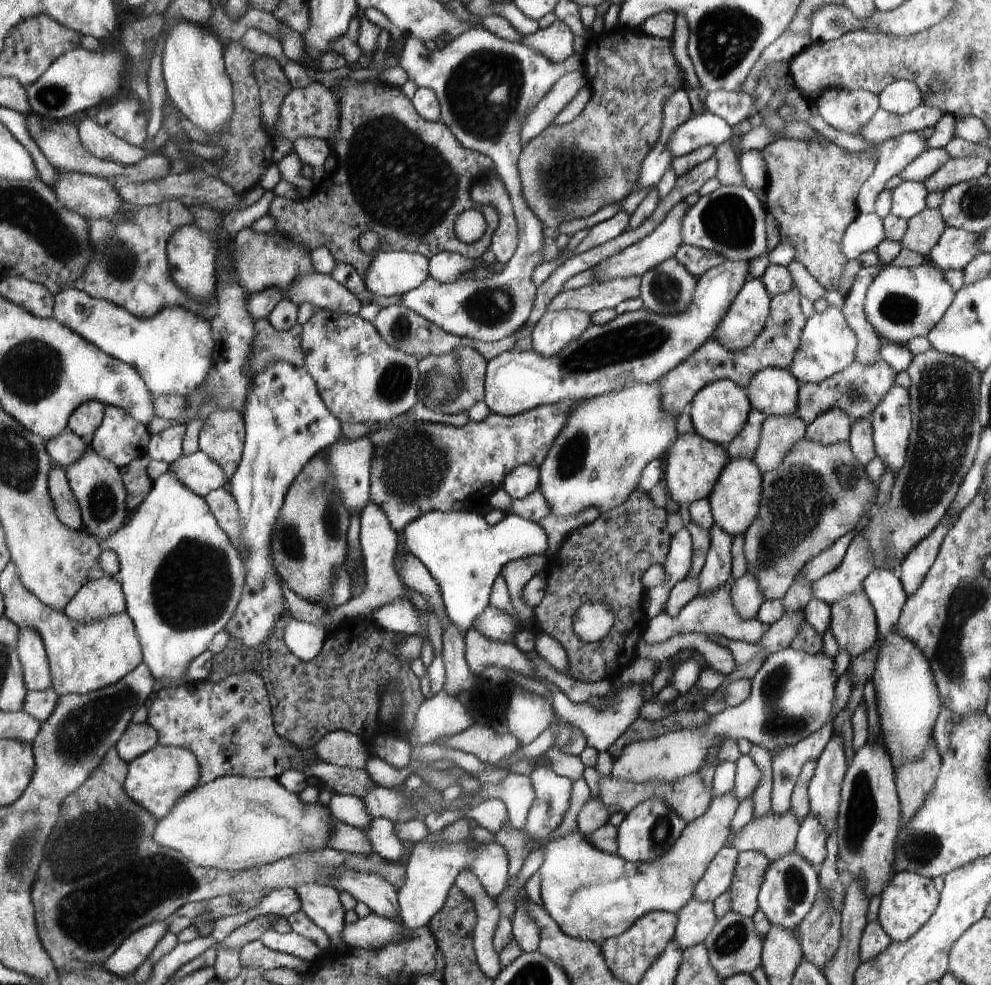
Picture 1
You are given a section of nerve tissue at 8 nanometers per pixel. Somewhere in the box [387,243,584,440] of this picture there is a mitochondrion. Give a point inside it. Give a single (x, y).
(493, 306)

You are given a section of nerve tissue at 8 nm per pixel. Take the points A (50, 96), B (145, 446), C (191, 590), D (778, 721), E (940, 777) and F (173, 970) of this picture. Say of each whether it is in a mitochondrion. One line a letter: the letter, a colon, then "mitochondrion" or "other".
A: mitochondrion
B: other
C: mitochondrion
D: mitochondrion
E: other
F: other

